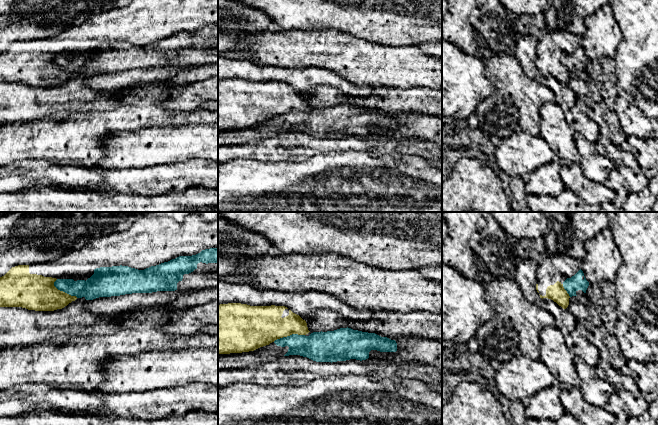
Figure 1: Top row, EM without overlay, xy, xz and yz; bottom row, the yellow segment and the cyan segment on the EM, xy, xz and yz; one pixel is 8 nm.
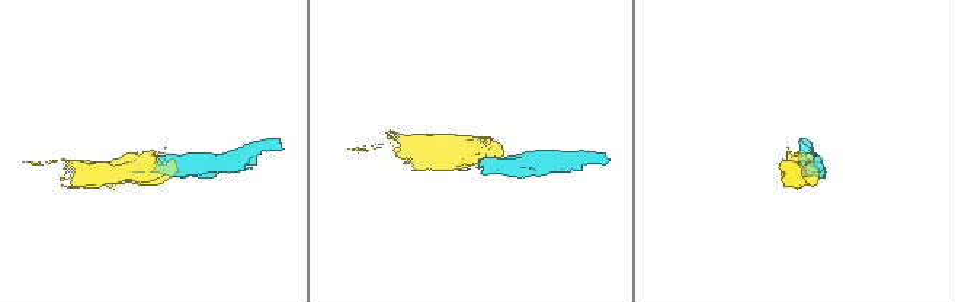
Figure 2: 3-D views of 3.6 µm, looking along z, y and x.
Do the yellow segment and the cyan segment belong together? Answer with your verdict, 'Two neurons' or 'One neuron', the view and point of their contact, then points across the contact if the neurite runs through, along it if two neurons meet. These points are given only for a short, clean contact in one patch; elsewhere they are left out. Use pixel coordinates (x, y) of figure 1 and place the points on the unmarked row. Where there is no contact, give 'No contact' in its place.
Two neurons. Touches yellow at xz (288, 111). Boundary: xz (304, 110), (290, 110), (273, 117)

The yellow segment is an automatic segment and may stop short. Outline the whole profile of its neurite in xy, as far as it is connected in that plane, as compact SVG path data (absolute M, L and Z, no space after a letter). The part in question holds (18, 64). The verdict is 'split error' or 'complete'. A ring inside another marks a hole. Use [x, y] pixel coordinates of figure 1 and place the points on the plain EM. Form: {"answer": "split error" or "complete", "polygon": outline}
{"answer": "split error", "polygon": "M132 0L122 8L108 6L104 11L92 14L80 25L72 25L60 34L44 39L18 41L0 53L0 83L22 83L35 87L54 87L62 85L77 75L54 62L57 55L87 56L100 43L128 42L144 46L168 38L179 32L192 32L202 26L218 24L218 0Z"}

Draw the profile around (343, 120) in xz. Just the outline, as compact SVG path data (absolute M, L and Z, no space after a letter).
M348 103L334 107L313 108L309 112L292 110L254 127L218 130L218 146L265 140L289 131L300 131L316 138L332 139L350 135L362 137L369 134L371 126L396 128L397 119L375 109Z

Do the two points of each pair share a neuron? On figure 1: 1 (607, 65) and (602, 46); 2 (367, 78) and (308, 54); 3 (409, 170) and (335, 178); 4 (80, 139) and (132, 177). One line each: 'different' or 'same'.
1: different
2: same
3: same
4: different

